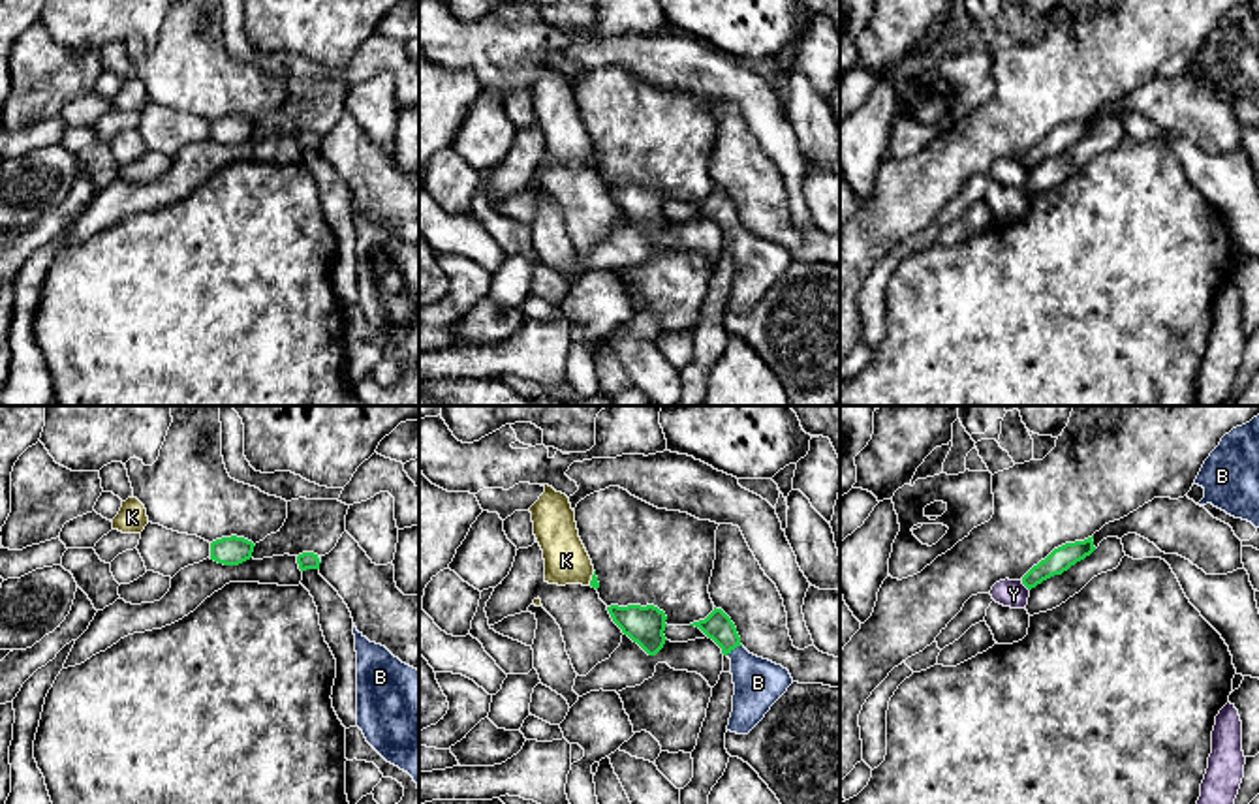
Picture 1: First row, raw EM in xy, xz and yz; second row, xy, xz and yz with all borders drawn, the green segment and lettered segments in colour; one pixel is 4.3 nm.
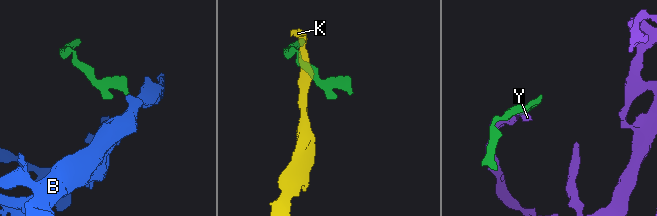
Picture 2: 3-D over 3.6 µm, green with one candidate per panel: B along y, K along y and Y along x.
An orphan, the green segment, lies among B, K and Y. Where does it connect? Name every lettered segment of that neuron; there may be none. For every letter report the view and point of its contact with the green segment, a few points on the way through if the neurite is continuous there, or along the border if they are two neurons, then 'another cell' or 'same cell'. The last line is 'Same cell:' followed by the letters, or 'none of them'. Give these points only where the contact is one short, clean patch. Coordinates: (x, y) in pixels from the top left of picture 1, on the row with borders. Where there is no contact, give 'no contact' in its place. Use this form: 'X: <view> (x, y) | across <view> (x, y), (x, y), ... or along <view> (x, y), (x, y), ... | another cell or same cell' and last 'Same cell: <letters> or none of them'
B: xz (733, 649) | across xz (716, 626), (733, 649), (758, 682) | same cell
K: xz (592, 579) | along xz (594, 572), (589, 585) | another cell
Y: yz (1025, 585) | another cell
Same cell: B

